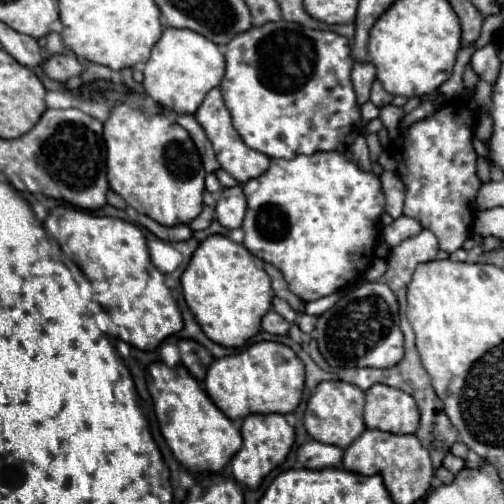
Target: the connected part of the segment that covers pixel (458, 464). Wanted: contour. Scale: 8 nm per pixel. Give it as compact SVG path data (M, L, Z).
M447 454L445 460L443 460L443 468L447 468L453 474L459 474L465 468L465 460L463 458L457 458L453 454Z

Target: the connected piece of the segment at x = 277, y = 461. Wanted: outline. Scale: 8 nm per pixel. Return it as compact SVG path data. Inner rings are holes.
M251 414L243 420L241 436L243 436L243 448L231 458L231 470L239 484L245 484L245 488L249 490L257 490L265 480L265 476L269 476L271 470L275 470L285 462L295 442L295 432L281 414L267 414L267 416Z

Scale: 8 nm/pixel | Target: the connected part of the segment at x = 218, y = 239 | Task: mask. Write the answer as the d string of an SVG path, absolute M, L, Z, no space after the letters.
M209 236L195 250L181 276L185 302L195 314L205 336L225 348L241 348L261 330L263 316L271 310L275 298L271 278L255 262L249 250L227 236Z

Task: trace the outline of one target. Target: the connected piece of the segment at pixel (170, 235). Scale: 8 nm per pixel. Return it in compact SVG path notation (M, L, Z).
M141 216L139 222L149 232L153 232L157 238L161 238L165 242L183 242L183 240L189 240L193 236L193 232L189 230L189 226L185 226L185 224L183 226L171 226L171 228L167 228L167 226L161 226L161 224L157 224L155 220L151 220L147 216Z

